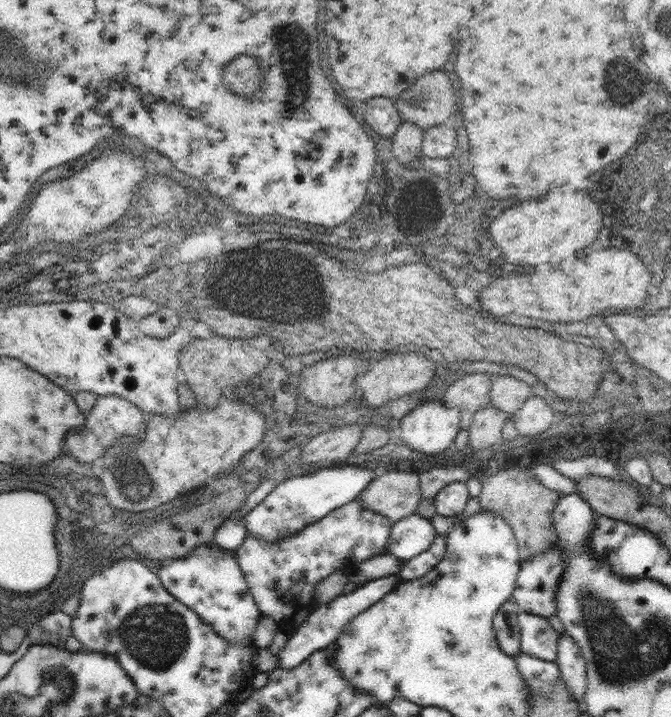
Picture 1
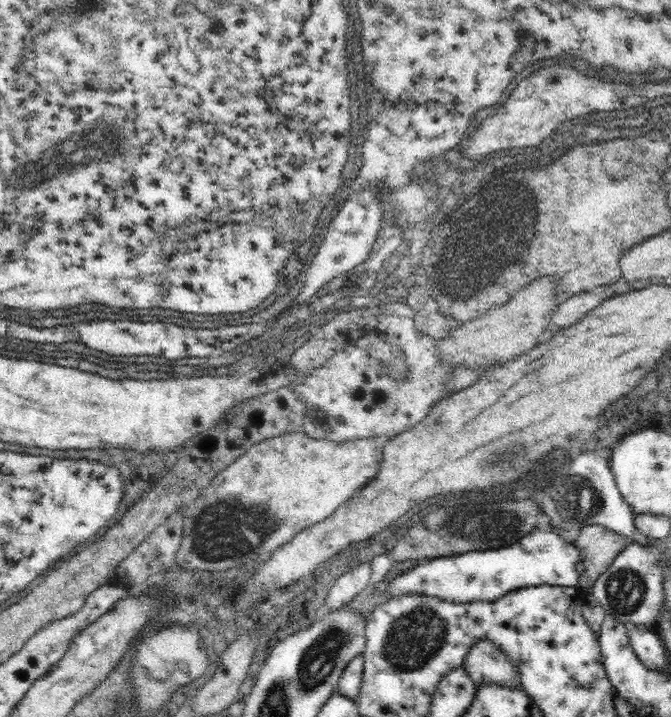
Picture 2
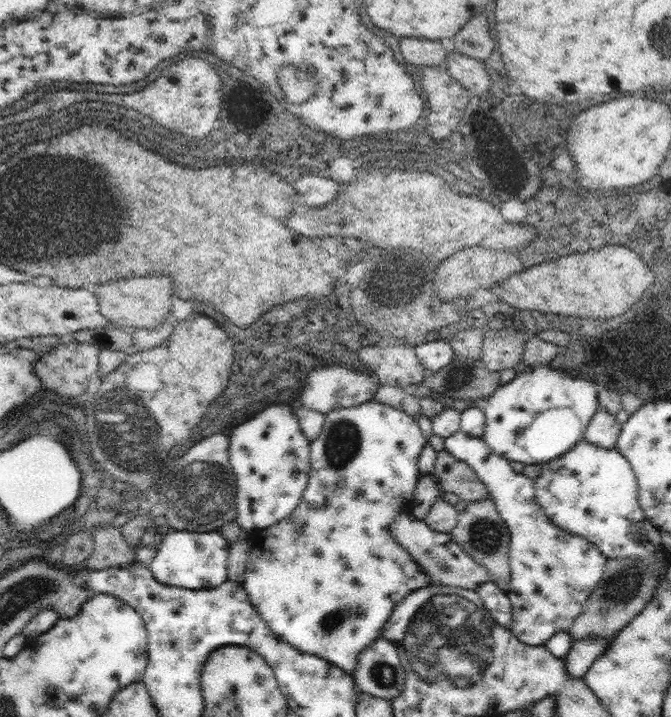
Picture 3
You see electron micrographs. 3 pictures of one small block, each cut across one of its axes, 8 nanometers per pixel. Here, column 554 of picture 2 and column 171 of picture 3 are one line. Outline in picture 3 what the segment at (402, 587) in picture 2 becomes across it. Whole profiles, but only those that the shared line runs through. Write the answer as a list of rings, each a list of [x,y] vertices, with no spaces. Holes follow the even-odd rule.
[[[175,530],[163,536],[163,542],[157,546],[157,554],[149,566],[153,578],[167,586],[179,586],[189,590],[213,590],[227,582],[227,560],[229,560],[229,542],[219,532],[183,532]]]

